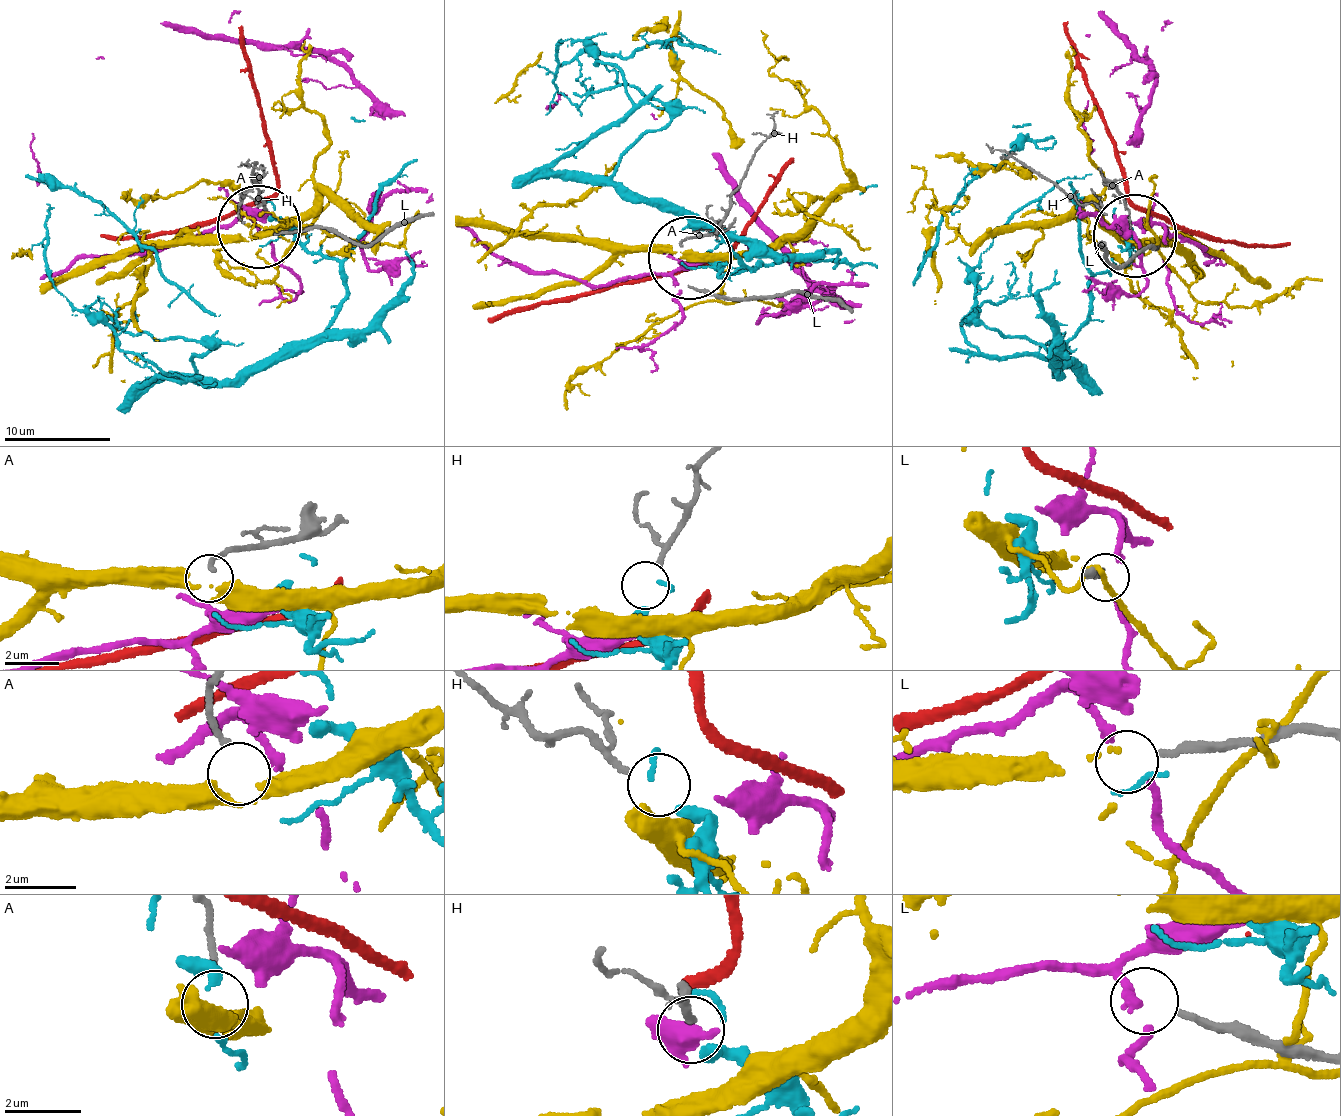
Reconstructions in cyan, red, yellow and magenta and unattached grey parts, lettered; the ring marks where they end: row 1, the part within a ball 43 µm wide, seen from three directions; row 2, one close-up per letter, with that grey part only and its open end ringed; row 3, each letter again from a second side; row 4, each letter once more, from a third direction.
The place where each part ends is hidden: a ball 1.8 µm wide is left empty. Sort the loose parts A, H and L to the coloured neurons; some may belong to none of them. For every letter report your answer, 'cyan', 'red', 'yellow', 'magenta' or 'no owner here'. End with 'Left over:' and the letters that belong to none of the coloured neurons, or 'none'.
A: yellow
H: cyan
L: no owner here
Left over: L

